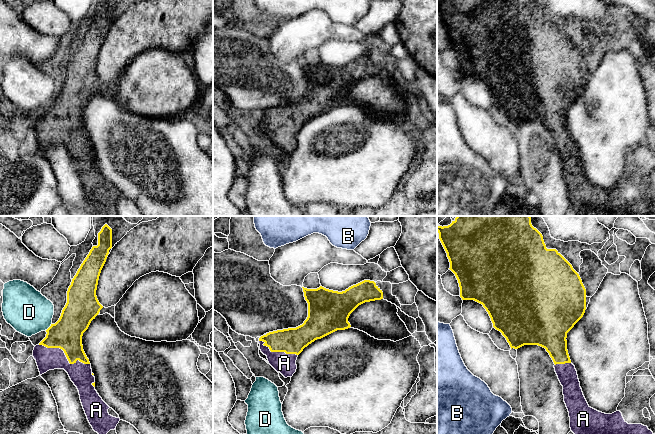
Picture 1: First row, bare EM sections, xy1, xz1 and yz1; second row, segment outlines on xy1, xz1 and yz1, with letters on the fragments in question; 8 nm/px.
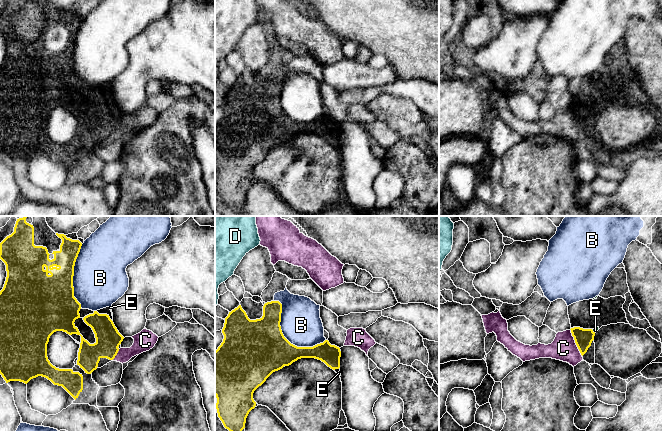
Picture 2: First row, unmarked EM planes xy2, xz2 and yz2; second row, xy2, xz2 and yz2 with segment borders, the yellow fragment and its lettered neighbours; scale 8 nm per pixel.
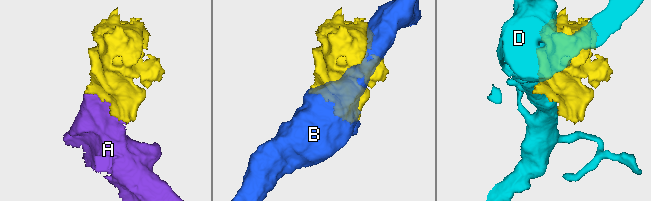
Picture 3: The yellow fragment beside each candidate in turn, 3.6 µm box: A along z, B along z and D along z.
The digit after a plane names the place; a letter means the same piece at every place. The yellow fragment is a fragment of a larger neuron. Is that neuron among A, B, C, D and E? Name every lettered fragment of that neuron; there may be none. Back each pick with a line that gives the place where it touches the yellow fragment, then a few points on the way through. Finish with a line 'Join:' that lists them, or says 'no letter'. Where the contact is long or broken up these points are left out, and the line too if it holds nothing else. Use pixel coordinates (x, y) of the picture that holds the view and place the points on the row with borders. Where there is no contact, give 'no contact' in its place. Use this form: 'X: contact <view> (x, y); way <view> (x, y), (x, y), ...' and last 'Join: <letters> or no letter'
A: contact xy1 (65, 354)
Join: A

